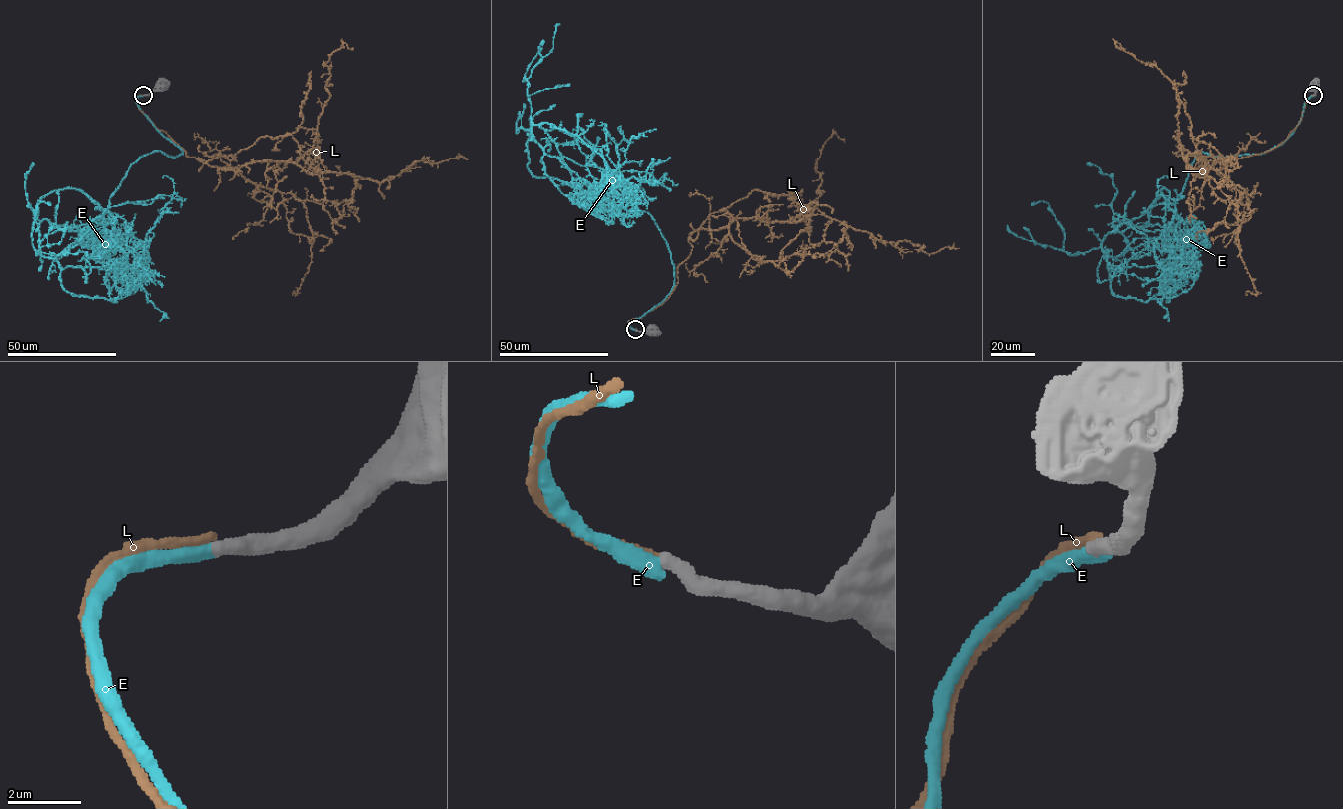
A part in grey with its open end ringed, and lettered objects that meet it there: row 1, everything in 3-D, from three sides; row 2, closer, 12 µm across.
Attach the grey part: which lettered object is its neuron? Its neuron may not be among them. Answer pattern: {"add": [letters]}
{"add": ["E"]}

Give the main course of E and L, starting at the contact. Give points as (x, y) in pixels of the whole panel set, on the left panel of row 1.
E: (143, 95), (183, 153), (131, 165), (94, 255), (115, 265), (68, 265), (61, 286), (125, 297), (139, 251)
L: (143, 95), (137, 107), (154, 125), (210, 166), (295, 161), (381, 182), (421, 160), (467, 159)

